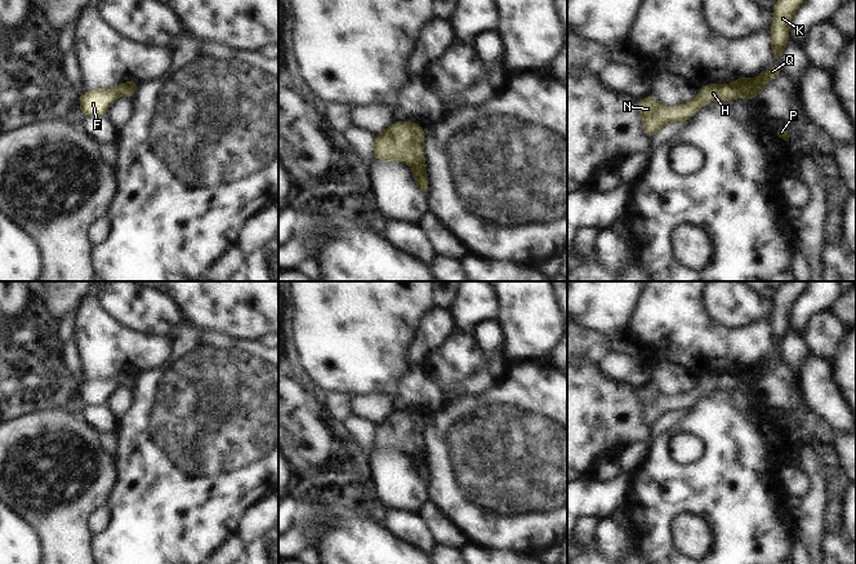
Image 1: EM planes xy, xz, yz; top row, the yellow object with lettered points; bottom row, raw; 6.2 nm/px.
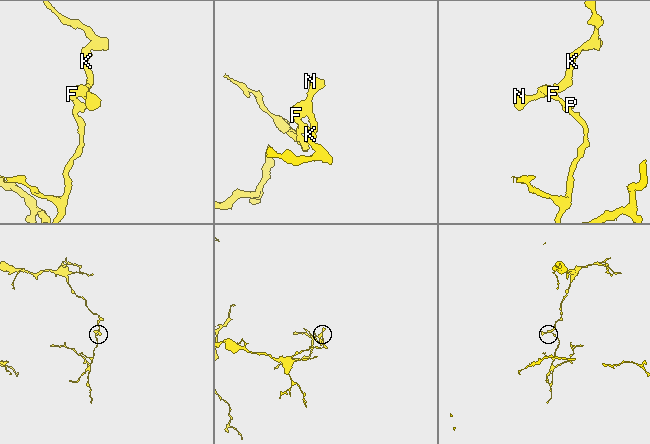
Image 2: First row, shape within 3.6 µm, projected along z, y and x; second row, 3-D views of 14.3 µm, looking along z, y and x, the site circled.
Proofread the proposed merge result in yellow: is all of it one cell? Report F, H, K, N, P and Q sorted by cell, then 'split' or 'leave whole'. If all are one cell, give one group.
F H N P / K Q; split

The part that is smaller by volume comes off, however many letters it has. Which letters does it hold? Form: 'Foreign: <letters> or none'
Foreign: F, H, N, P

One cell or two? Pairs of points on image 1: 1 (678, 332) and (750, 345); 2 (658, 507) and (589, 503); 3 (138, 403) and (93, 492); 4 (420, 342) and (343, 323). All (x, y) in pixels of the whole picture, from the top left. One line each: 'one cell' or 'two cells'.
1: one cell
2: two cells
3: two cells
4: two cells

